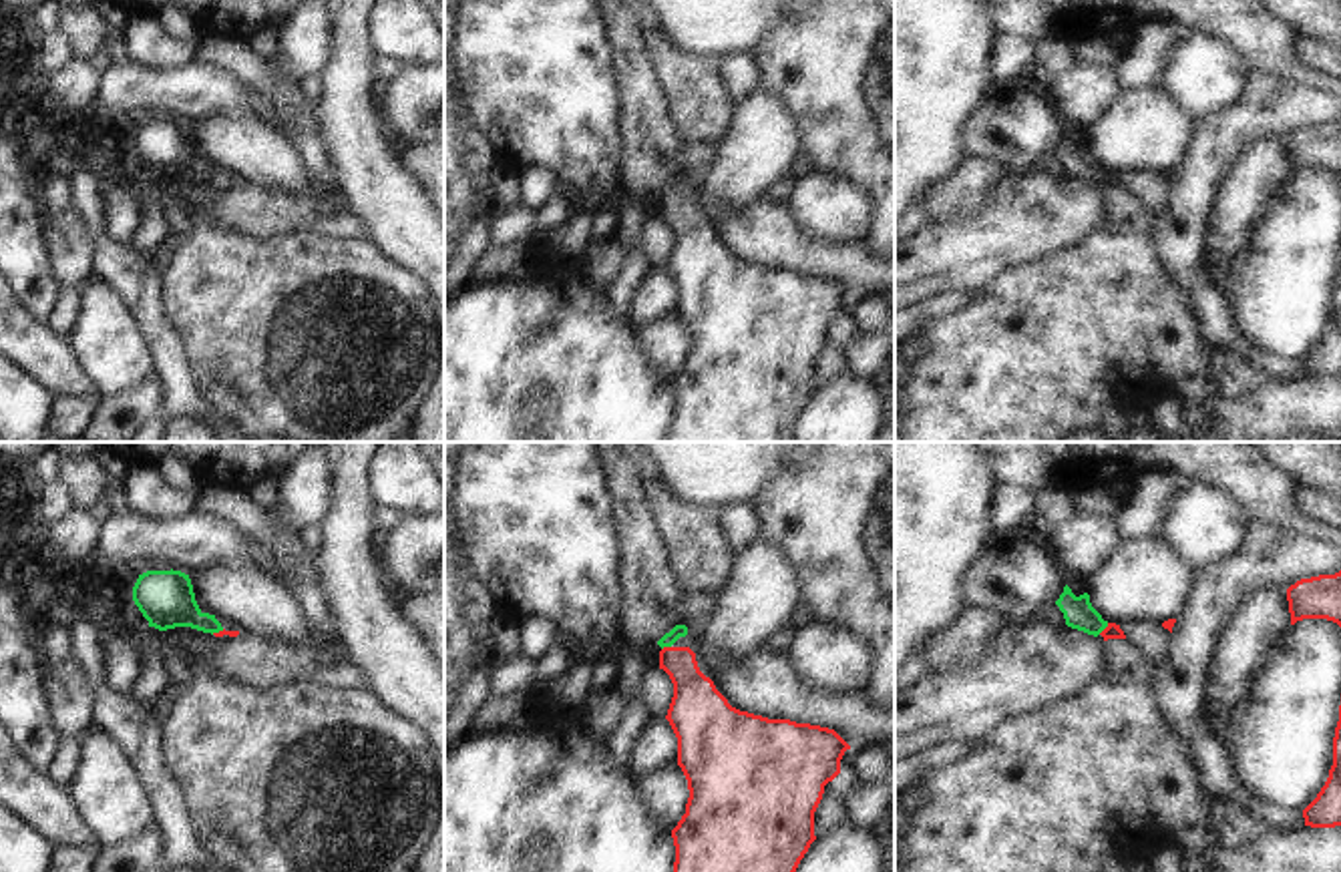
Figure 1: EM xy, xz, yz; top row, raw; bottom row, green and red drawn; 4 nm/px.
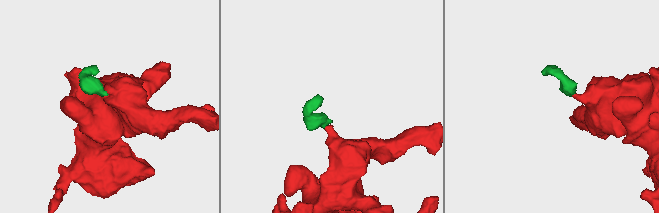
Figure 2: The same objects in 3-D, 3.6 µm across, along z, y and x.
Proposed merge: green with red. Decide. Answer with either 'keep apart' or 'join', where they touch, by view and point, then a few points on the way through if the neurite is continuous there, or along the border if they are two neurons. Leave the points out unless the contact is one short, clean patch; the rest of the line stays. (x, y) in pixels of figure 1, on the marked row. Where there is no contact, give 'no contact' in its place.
join | yz (1102, 629) | across yz (1078, 611), (1102, 629), (1112, 631)

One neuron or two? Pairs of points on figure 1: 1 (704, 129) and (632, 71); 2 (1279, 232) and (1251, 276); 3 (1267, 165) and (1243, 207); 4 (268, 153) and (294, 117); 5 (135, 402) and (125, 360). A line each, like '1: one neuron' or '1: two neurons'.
1: two neurons
2: one neuron
3: one neuron
4: two neurons
5: two neurons

